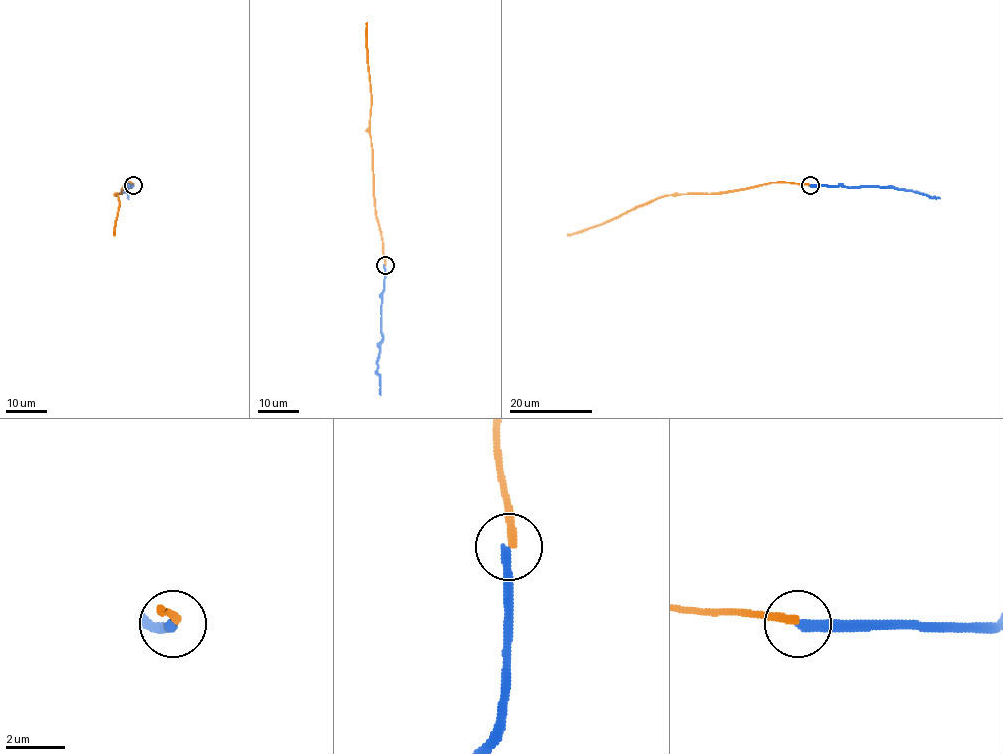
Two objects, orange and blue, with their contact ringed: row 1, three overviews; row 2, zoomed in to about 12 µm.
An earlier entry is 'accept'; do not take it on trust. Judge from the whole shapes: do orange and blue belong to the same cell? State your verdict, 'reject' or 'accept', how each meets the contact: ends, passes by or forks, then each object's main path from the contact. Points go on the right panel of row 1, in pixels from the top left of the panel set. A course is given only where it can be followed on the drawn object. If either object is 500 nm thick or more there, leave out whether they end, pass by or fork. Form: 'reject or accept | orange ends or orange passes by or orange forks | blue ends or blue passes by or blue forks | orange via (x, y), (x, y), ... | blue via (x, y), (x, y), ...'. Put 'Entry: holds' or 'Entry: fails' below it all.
reject | orange ends | blue ends | orange via (810, 184), (769, 182), (710, 194), (665, 195), (599, 225), (567, 235) | blue via (810, 185), (879, 185), (940, 198)
Entry: fails

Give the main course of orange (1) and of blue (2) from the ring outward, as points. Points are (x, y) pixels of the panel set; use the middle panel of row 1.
1: (384, 265), (373, 194), (367, 22)
2: (384, 265), (382, 341), (377, 362), (380, 395)

